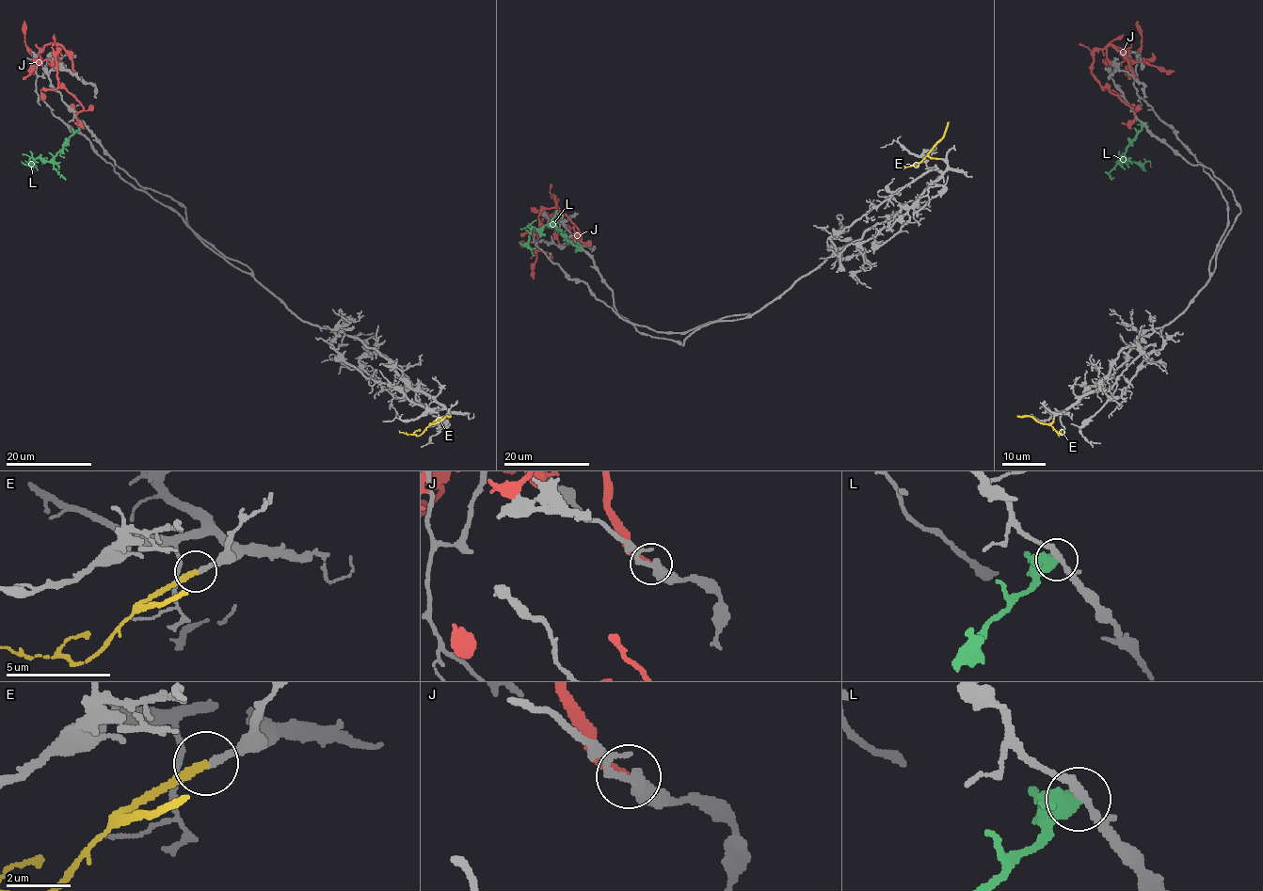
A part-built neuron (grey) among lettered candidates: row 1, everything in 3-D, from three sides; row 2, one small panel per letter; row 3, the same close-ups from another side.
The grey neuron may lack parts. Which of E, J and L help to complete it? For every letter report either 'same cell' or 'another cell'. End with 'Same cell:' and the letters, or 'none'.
E: same cell
J: another cell
L: another cell
Same cell: E

